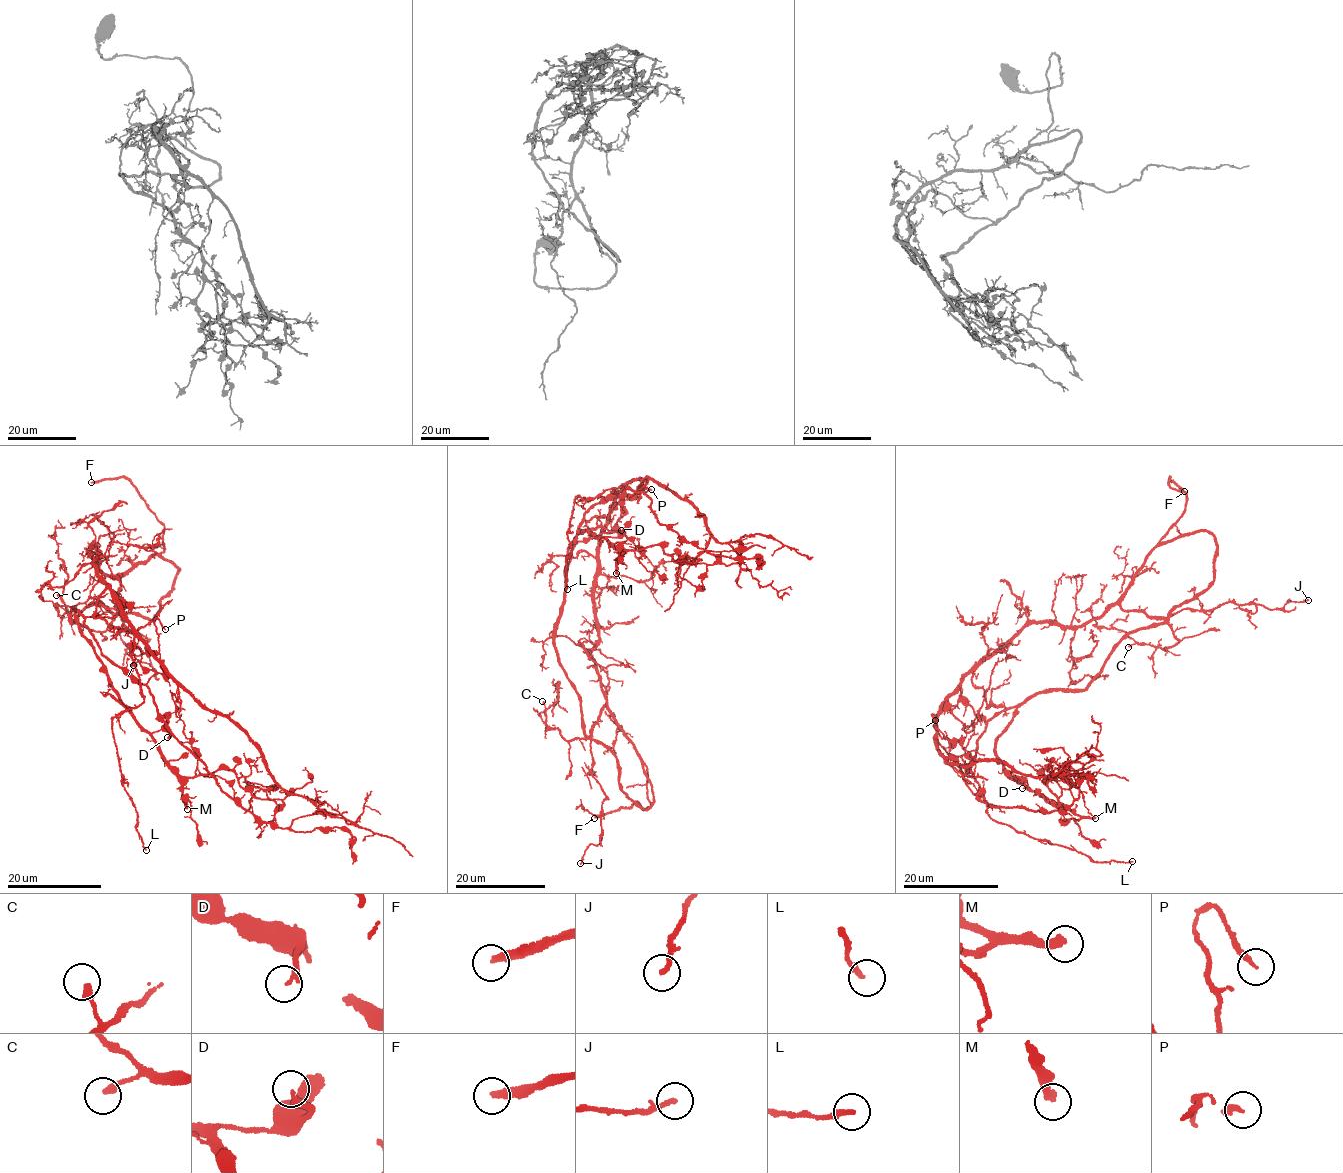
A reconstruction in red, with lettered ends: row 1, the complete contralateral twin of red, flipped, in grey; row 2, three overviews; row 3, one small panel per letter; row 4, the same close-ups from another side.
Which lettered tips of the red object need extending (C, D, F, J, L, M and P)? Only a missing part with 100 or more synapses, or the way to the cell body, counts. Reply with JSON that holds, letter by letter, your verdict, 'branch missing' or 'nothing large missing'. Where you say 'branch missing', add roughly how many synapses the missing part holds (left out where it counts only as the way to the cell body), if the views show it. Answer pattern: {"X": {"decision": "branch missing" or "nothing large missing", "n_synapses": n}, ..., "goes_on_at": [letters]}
{"C": {"decision": "nothing large missing"}, "D": {"decision": "nothing large missing"}, "F": {"decision": "branch missing"}, "J": {"decision": "nothing large missing"}, "L": {"decision": "nothing large missing"}, "M": {"decision": "branch missing", "n_synapses": 200}, "P": {"decision": "nothing large missing"}, "goes_on_at": ["F", "M"]}

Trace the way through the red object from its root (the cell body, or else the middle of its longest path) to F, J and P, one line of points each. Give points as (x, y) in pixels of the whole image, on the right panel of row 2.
F: (996, 747), (1026, 700), (1084, 688), (1129, 634), (1165, 622), (1120, 600), (1184, 509), (1170, 477), (1184, 491)
J: (996, 747), (1014, 710), (1039, 693), (1084, 688), (1129, 634), (1181, 610), (1229, 602), (1271, 609), (1308, 600)
P: (996, 747), (1014, 707), (988, 720), (968, 771), (949, 752), (935, 720)

